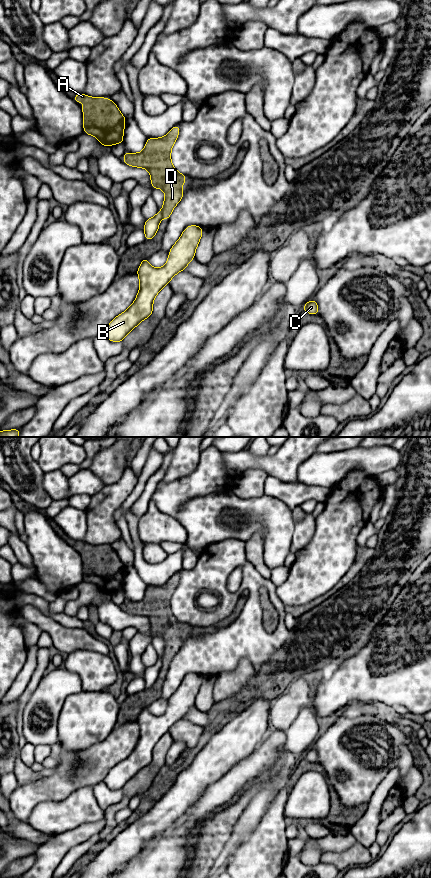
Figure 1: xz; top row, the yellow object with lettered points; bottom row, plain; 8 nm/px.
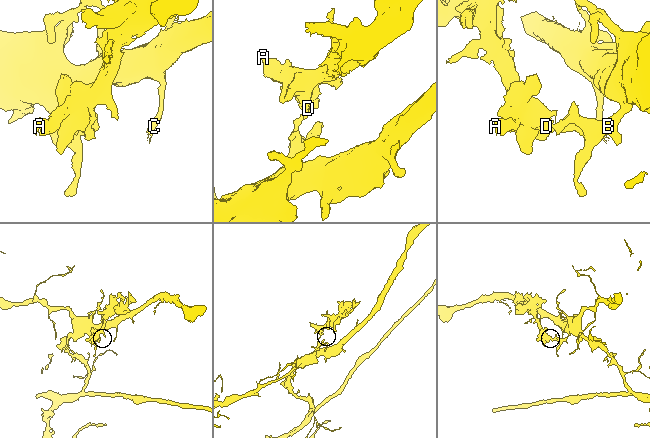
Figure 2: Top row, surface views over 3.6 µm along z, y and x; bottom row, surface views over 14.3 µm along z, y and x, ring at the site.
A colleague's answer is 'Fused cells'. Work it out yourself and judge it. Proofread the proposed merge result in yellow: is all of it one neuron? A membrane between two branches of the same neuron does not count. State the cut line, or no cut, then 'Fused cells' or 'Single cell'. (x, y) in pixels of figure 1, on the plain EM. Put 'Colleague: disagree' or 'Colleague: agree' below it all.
Split along xz (160, 660), (162, 664). Fused cells
Colleague: agree

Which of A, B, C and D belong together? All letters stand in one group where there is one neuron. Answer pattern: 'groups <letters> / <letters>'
groups A D / B C

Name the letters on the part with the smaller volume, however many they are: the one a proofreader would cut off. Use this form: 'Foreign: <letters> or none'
Foreign: A, D

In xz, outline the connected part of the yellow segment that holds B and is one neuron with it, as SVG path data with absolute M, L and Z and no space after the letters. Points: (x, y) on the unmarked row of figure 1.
M189 673L179 688L172 694L166 712L161 716L152 715L146 705L137 718L140 737L133 752L114 766L104 782L112 790L123 789L141 769L152 763L153 748L159 739L169 732L173 724L185 718L195 706L195 698L203 683L202 675Z

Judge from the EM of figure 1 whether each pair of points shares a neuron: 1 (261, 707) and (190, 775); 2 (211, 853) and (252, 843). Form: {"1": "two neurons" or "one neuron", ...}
{"1": "one neuron", "2": "two neurons"}

